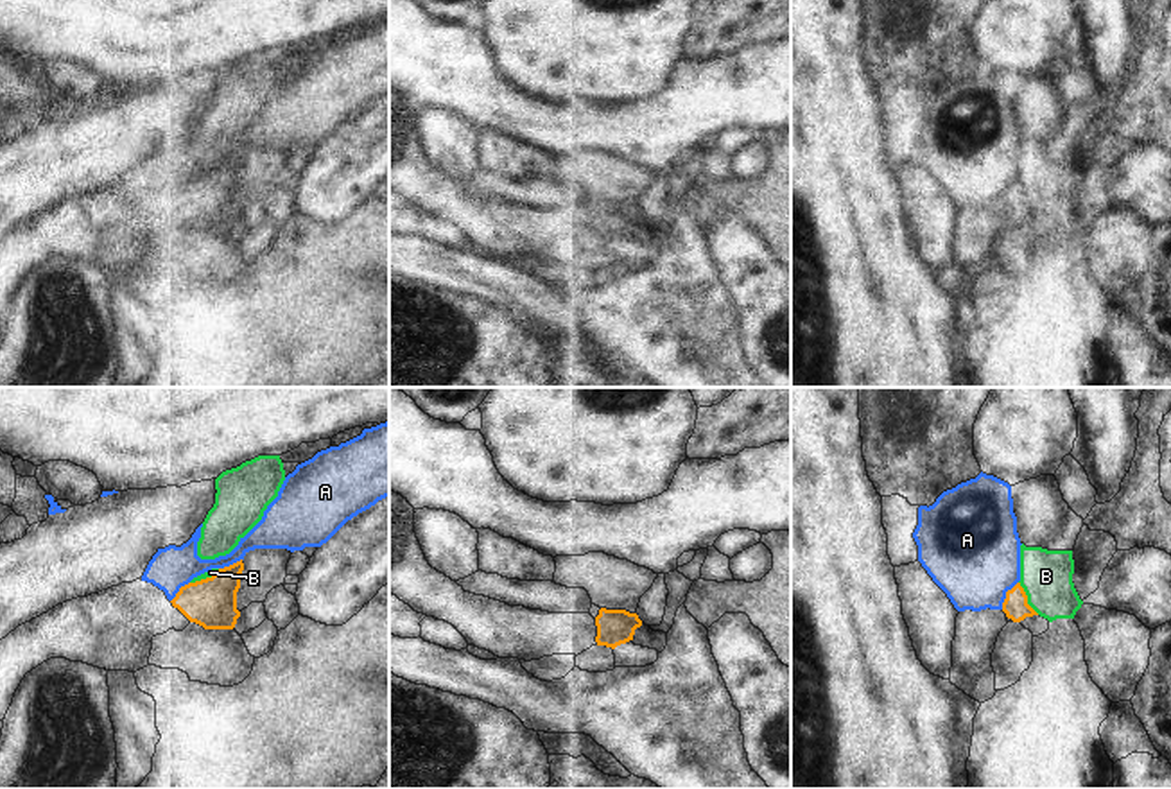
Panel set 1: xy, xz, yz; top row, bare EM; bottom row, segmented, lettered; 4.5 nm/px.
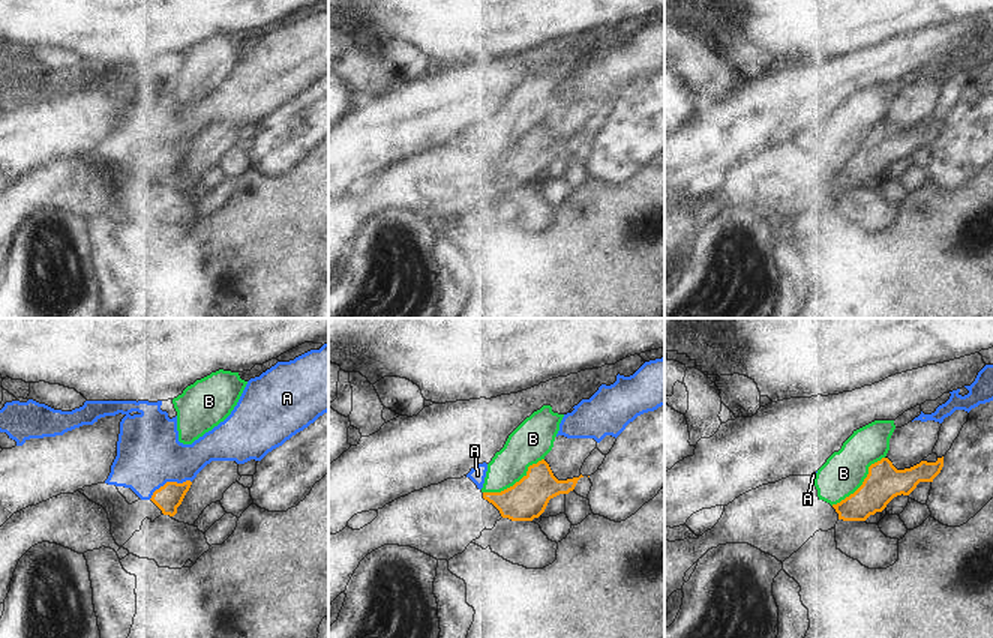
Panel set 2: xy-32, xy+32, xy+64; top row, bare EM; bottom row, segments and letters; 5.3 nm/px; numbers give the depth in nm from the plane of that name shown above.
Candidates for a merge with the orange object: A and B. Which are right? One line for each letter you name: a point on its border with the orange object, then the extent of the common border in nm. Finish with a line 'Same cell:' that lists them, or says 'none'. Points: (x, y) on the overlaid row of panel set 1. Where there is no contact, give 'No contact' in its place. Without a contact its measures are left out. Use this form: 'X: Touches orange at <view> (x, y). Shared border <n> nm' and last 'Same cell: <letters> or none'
Same cell: none

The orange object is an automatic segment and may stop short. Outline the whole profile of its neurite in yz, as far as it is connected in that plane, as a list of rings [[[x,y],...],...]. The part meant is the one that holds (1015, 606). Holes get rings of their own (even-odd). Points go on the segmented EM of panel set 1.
[[[1017,583],[1011,590],[1006,592],[1006,599],[1002,603],[1002,611],[1013,622],[1020,622],[1026,629],[1038,637],[1049,629],[1049,620],[1040,617],[1029,604],[1028,595],[1020,583]]]

